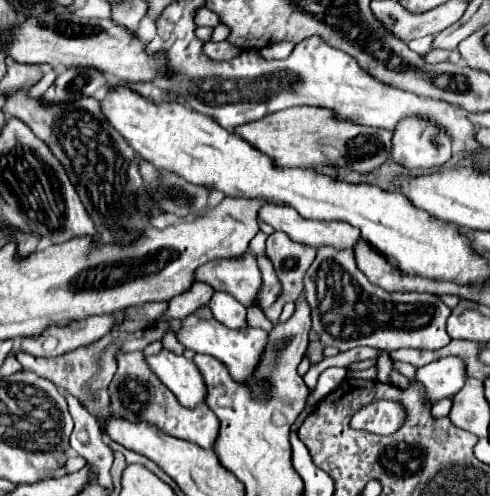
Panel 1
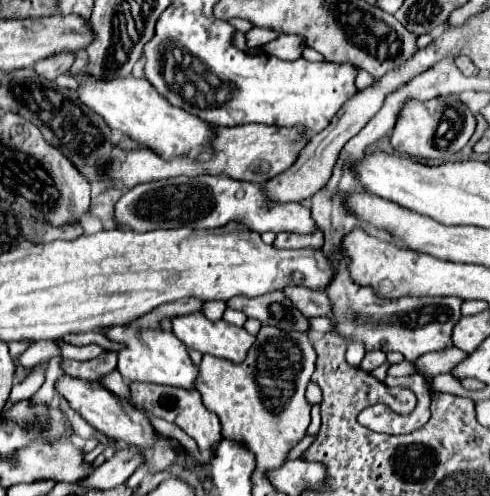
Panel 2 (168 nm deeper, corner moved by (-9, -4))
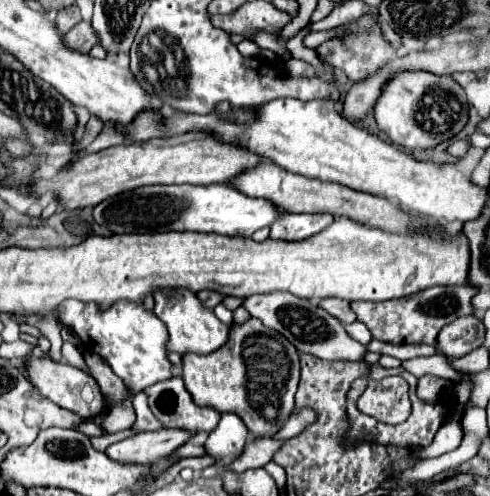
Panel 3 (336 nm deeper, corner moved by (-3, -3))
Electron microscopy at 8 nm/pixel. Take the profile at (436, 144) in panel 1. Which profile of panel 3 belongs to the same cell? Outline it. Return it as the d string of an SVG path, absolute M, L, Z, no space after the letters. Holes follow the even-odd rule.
M404 70L390 76L374 106L374 118L392 144L414 150L432 148L456 136L468 122L468 102L464 88L450 76L438 76L426 70Z

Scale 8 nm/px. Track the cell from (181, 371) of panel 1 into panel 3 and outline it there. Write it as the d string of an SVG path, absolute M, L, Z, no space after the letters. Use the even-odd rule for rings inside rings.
M66 300L56 310L60 322L70 328L82 344L102 356L114 370L116 376L120 376L126 384L126 388L140 392L156 382L172 378L172 364L166 354L166 326L162 320L158 320L152 312L148 312L142 304L134 304L130 300L120 300L108 306L106 310L100 310L94 302L80 302L80 300Z

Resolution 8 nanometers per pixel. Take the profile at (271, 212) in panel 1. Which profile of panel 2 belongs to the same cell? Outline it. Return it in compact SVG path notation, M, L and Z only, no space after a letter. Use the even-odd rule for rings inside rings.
M200 175L200 177L170 177L152 183L140 183L126 191L116 203L116 219L122 227L132 231L154 231L154 229L216 229L228 221L242 221L246 227L258 233L314 233L318 231L316 221L308 207L300 203L268 203L262 195L262 187L236 181L232 177Z

